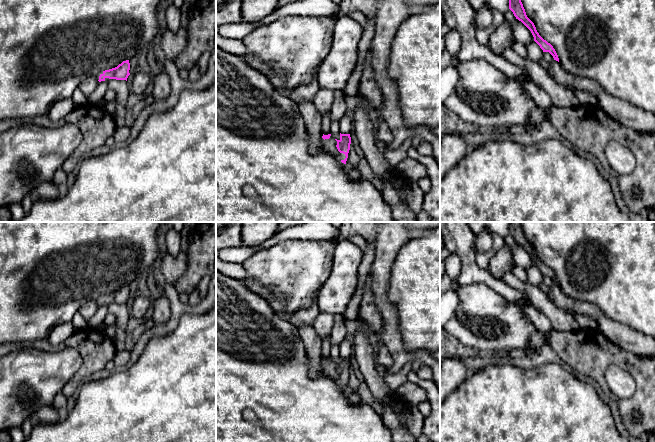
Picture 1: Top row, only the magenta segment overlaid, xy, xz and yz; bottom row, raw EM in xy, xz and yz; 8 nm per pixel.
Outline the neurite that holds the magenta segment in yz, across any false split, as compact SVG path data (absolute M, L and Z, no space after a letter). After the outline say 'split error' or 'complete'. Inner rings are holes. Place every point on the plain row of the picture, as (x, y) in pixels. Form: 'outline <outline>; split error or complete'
outline M509 222L509 233L513 236L516 243L521 245L531 255L534 265L540 270L543 276L549 276L554 284L559 286L558 279L553 270L539 259L534 247L527 241L521 222Z; complete

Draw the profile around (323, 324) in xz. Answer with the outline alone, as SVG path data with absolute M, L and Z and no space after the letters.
M320 313L316 317L313 327L317 335L322 339L330 337L332 328L333 328L333 316L328 313Z

